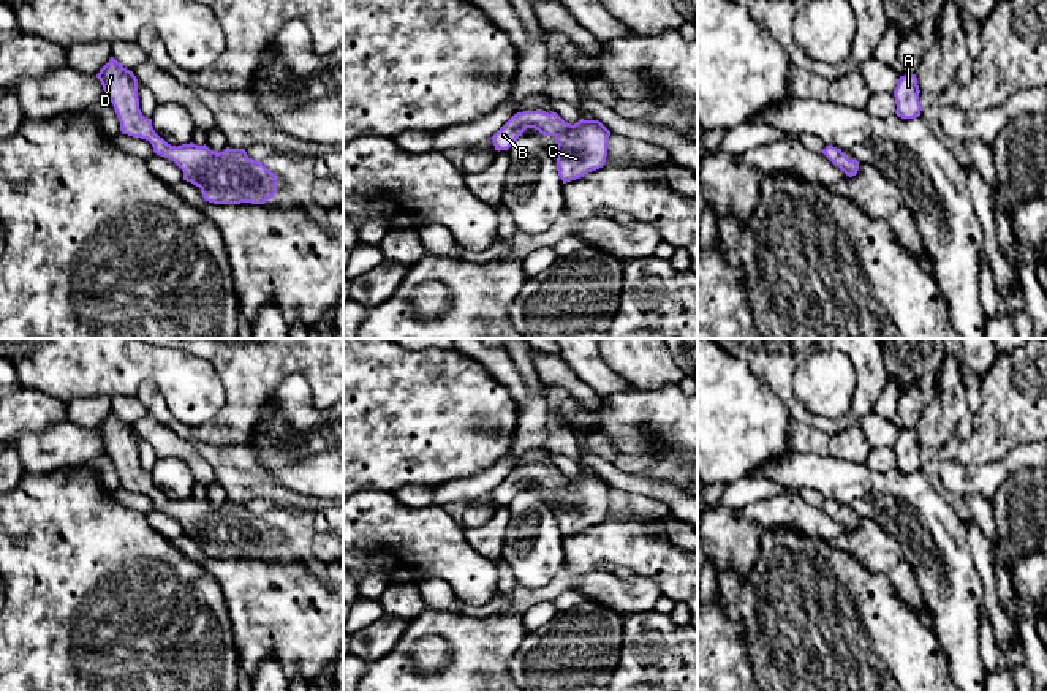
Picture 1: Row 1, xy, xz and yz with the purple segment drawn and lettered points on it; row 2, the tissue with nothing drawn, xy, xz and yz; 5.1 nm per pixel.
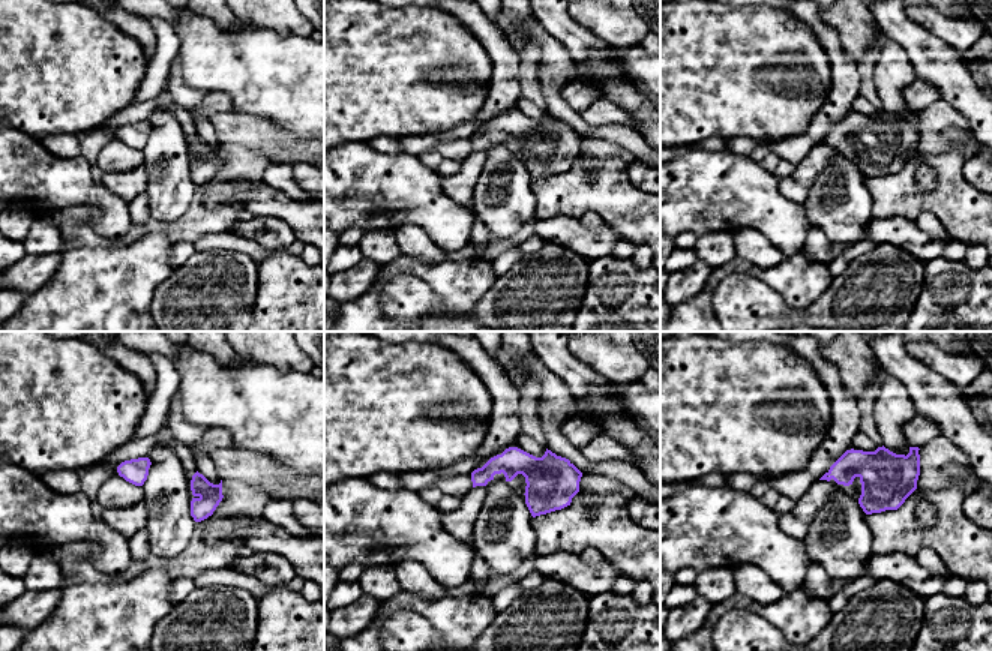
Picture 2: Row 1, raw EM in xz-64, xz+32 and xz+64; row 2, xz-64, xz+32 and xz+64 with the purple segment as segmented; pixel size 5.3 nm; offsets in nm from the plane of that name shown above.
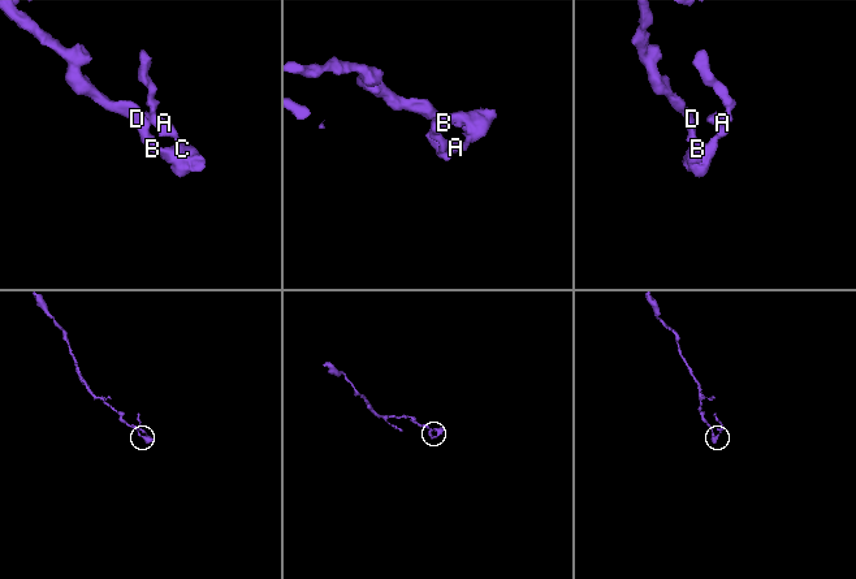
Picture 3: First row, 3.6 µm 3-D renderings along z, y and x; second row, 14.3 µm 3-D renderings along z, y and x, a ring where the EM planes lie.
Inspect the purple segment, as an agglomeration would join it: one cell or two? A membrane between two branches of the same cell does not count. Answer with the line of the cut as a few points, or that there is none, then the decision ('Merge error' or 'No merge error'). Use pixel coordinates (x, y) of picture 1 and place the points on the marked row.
No split. No merge error

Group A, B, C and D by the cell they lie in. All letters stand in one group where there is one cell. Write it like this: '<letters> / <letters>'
A B C D

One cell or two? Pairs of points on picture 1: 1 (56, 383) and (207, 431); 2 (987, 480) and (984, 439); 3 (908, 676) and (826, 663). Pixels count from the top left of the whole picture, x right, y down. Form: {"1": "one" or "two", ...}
{"1": "two", "2": "two", "3": "one"}

